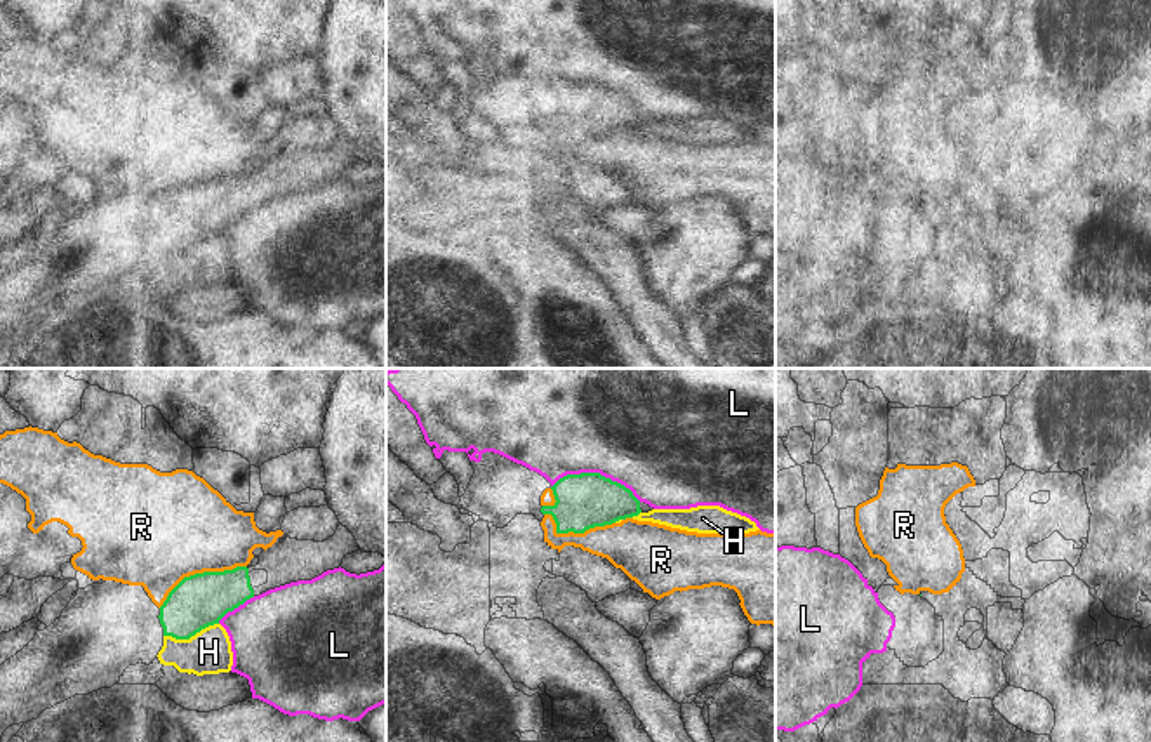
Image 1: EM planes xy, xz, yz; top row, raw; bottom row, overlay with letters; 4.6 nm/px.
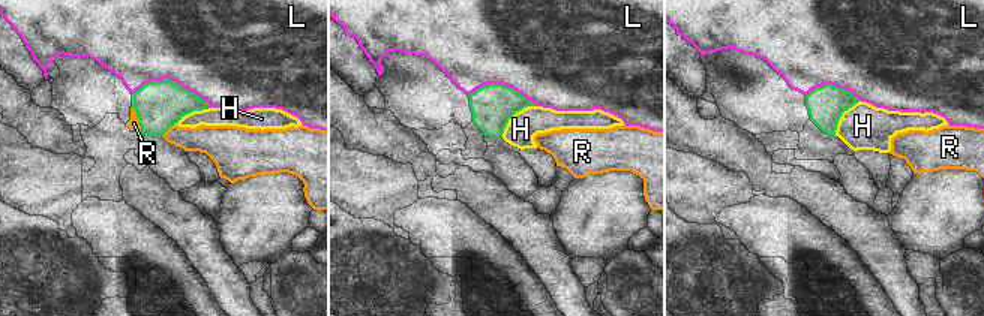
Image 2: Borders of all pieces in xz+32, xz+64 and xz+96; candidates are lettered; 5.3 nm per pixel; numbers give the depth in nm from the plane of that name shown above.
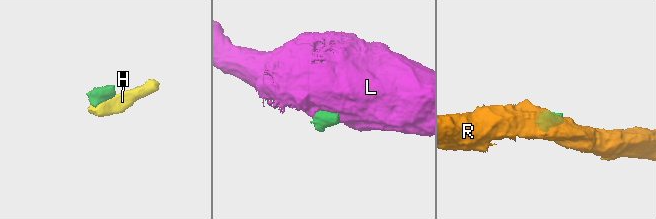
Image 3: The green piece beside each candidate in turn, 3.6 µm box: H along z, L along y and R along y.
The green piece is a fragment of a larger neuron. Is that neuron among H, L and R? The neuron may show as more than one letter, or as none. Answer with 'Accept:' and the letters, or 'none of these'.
Accept: none of these

